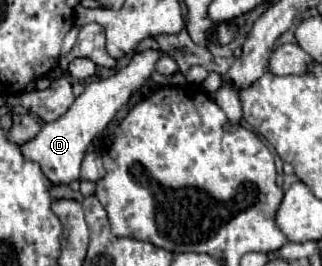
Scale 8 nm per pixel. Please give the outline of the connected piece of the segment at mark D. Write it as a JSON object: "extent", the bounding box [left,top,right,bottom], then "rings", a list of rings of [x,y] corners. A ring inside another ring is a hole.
{"extent":[19,51,163,185],"rings":[[[163,51],[135,53],[131,63],[125,69],[121,69],[119,73],[115,73],[113,77],[89,83],[63,117],[59,117],[57,121],[45,123],[41,127],[41,131],[37,133],[37,139],[31,139],[29,143],[19,145],[21,155],[25,155],[25,159],[29,159],[29,161],[41,163],[41,171],[49,179],[51,185],[79,181],[79,167],[81,167],[81,161],[83,161],[91,141],[95,139],[97,133],[101,133],[109,125],[109,121],[115,117],[115,113],[129,101],[131,93],[137,91],[145,83],[145,79],[151,77],[155,63],[161,55],[163,55]]]}

